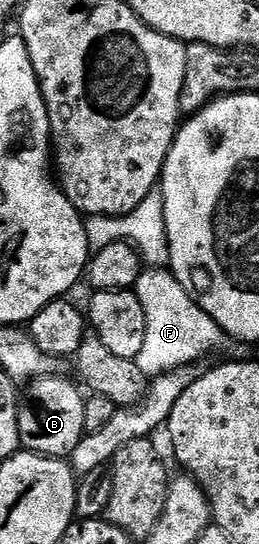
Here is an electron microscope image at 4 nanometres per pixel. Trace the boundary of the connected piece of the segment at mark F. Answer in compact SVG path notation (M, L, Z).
M144 270L139 280L135 282L133 290L135 296L141 301L141 309L145 309L145 346L134 360L144 377L164 375L166 371L172 371L178 367L198 364L200 362L198 359L205 358L210 351L221 350L226 343L229 343L227 332L219 328L217 321L213 321L213 317L209 317L205 309L201 309L201 305L196 303L194 297L179 284L170 270Z

